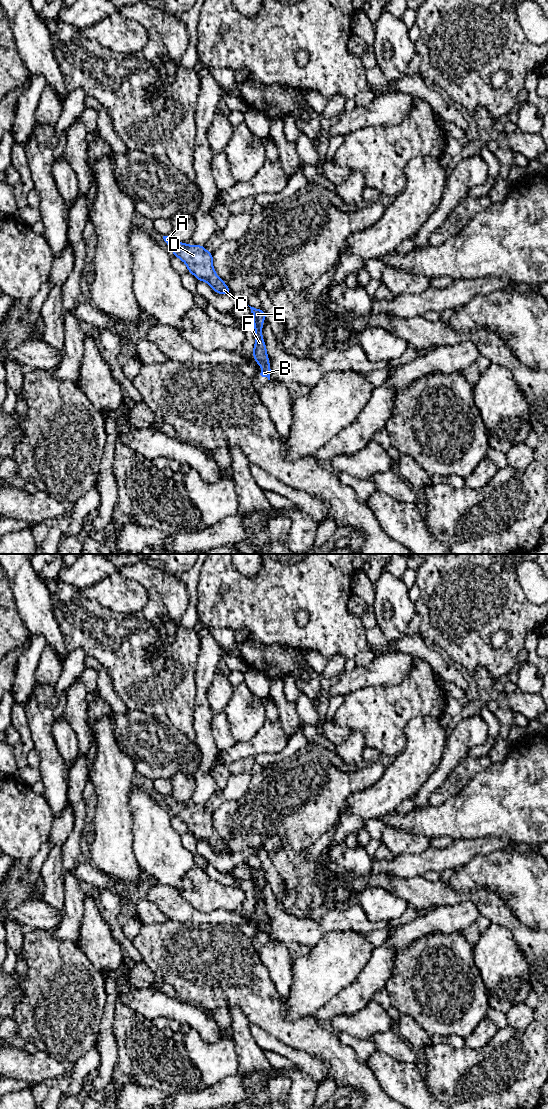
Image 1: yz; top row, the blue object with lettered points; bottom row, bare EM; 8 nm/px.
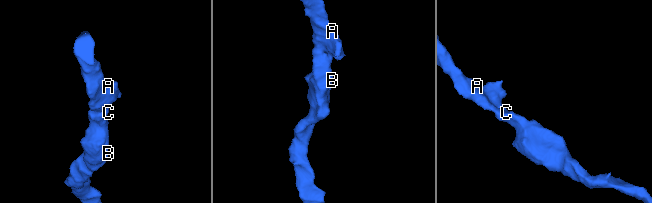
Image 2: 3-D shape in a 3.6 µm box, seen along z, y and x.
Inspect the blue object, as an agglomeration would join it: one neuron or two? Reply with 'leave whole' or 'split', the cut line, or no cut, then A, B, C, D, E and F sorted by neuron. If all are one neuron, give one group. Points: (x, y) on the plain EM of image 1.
leave whole | no cut | A B C D E F

